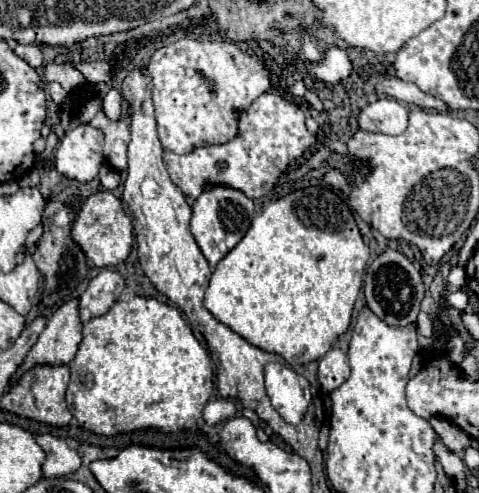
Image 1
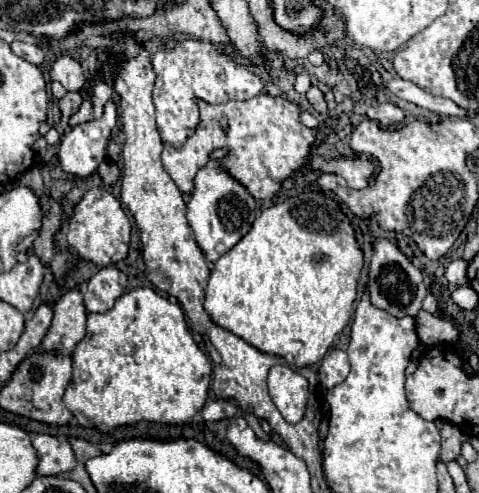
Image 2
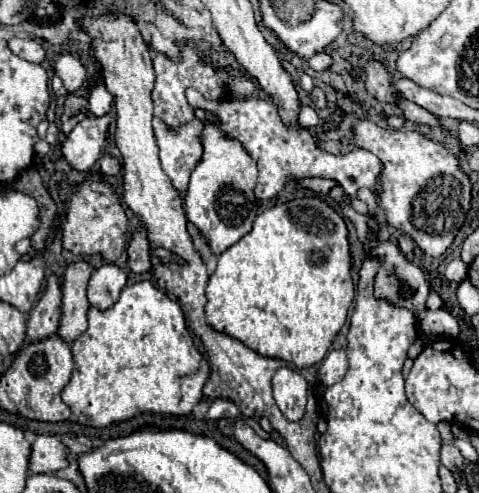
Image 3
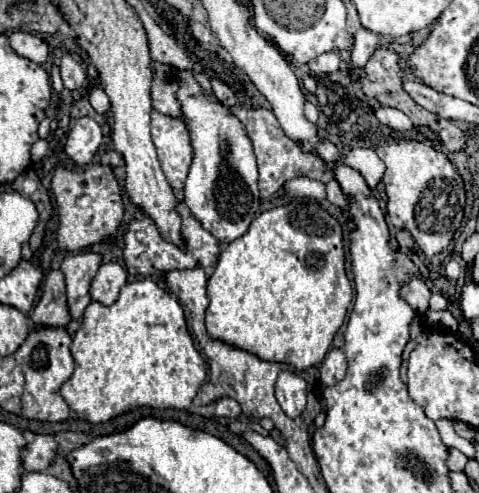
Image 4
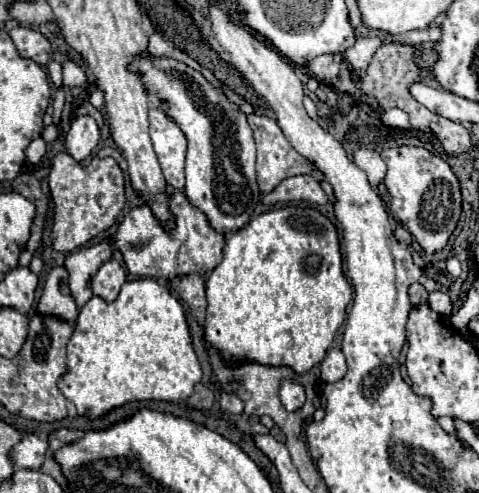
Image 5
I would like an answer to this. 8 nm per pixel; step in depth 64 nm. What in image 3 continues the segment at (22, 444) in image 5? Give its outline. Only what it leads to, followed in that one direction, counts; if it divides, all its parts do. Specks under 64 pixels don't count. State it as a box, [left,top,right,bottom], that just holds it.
[30,436,68,474]

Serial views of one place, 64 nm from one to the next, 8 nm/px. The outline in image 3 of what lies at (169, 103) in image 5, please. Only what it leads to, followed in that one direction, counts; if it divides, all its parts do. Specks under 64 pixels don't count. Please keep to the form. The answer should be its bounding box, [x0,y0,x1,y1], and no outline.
[184,108,258,254]

